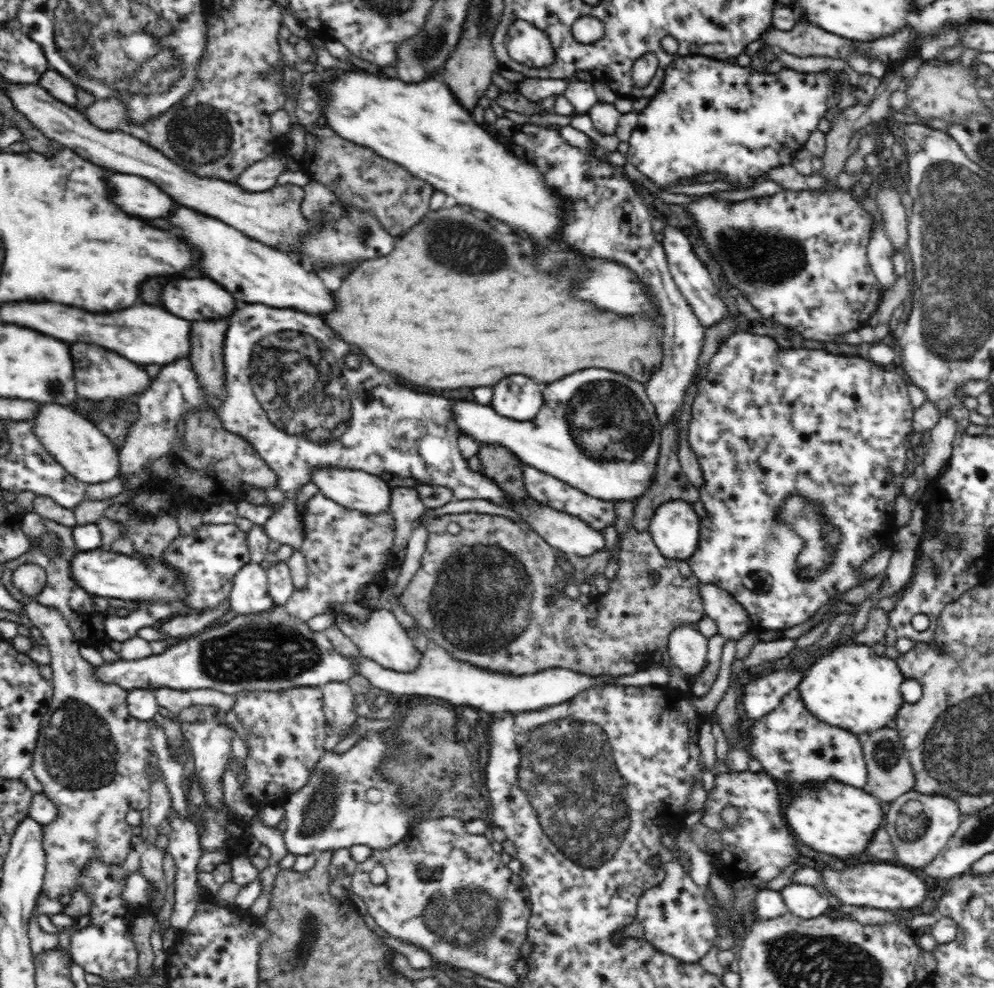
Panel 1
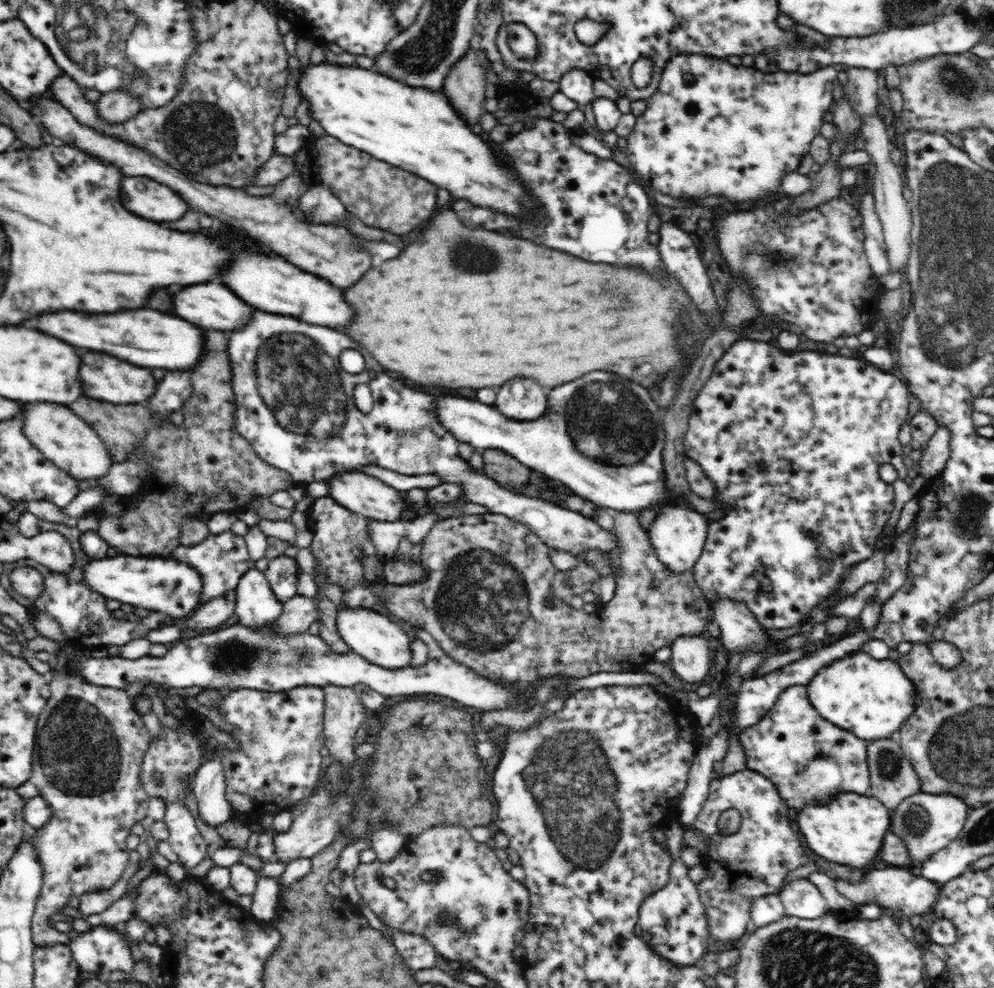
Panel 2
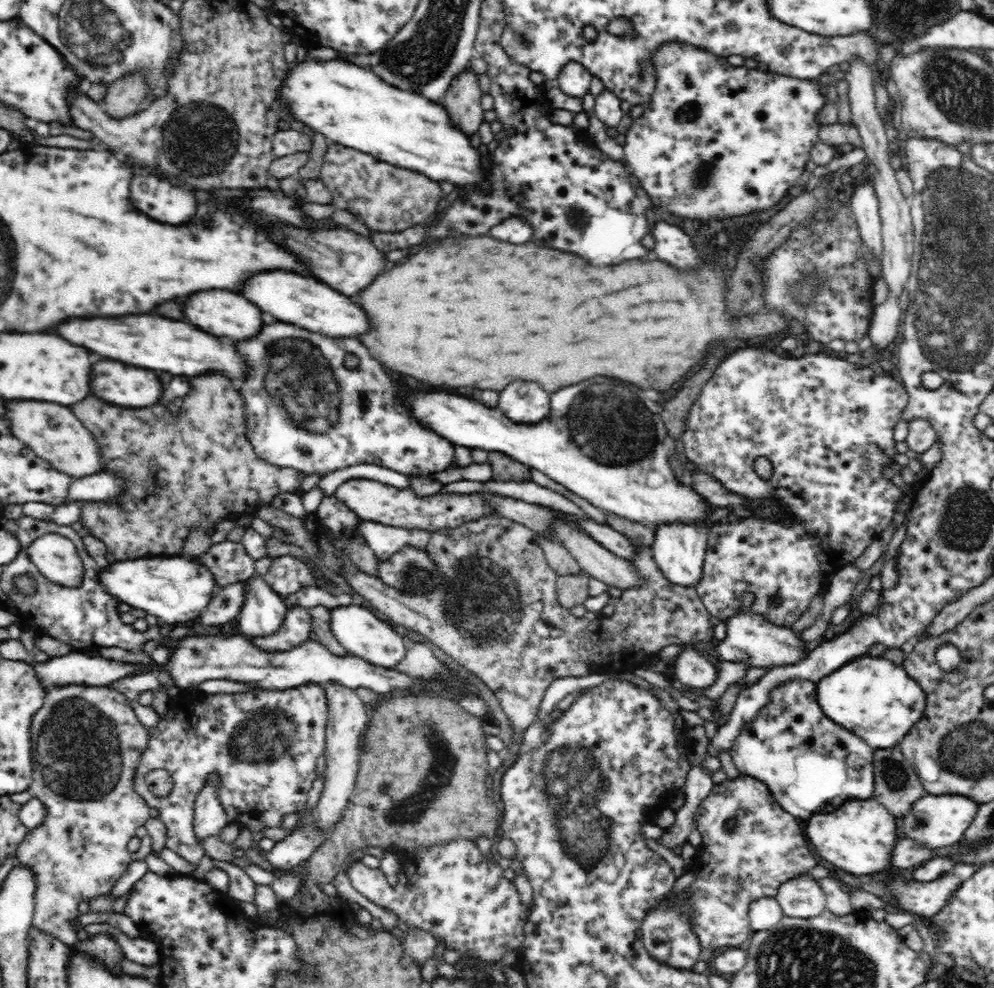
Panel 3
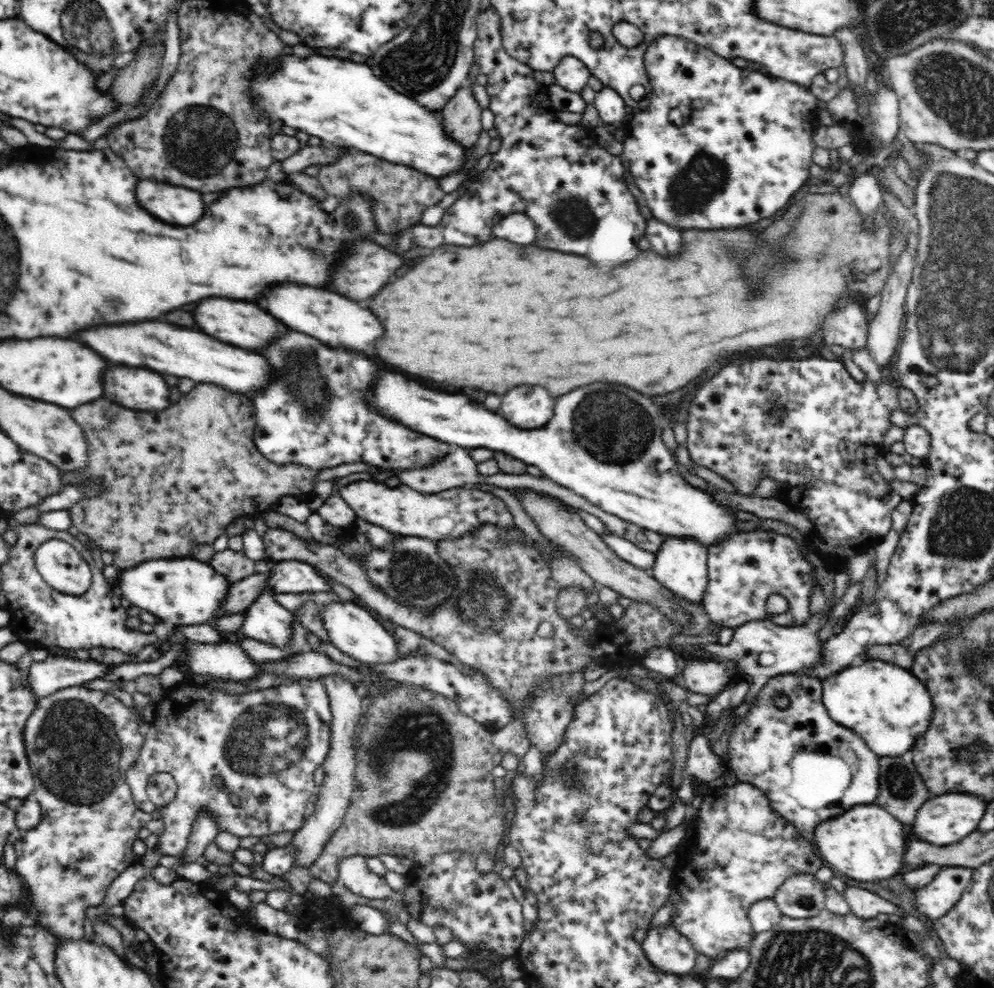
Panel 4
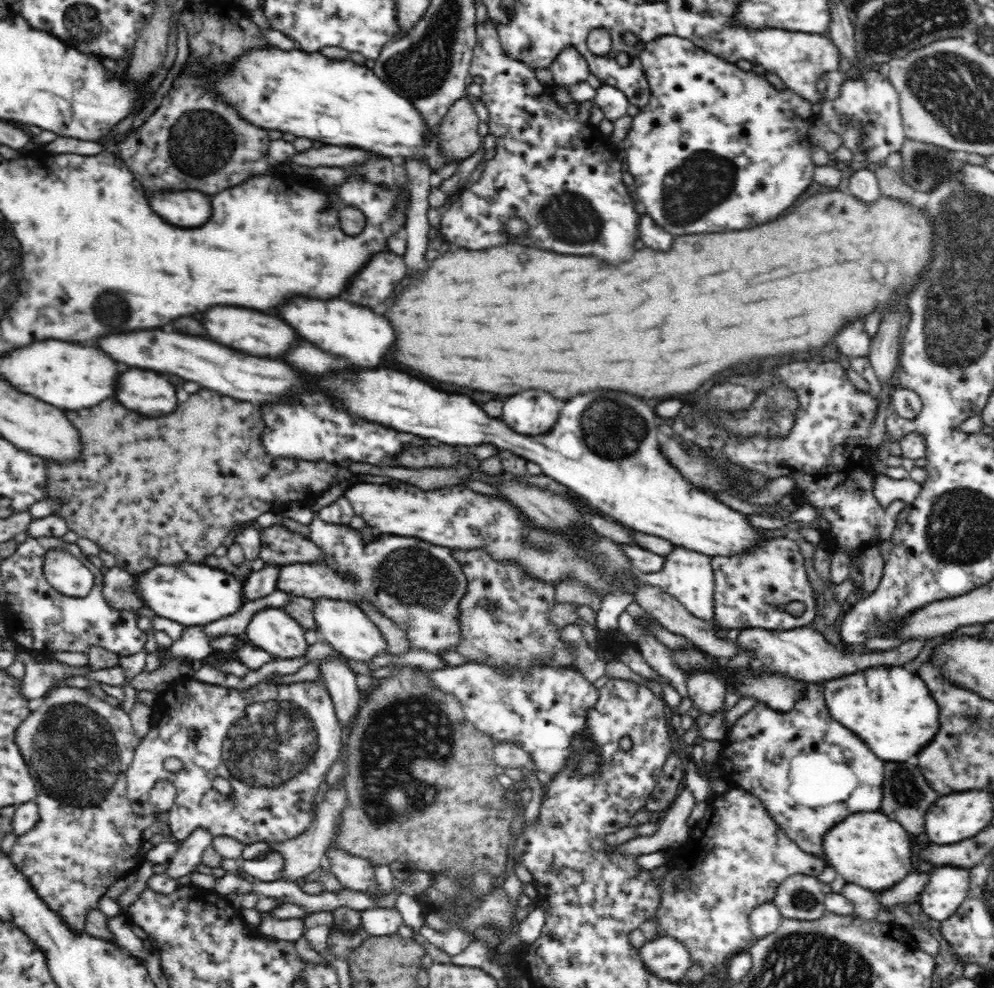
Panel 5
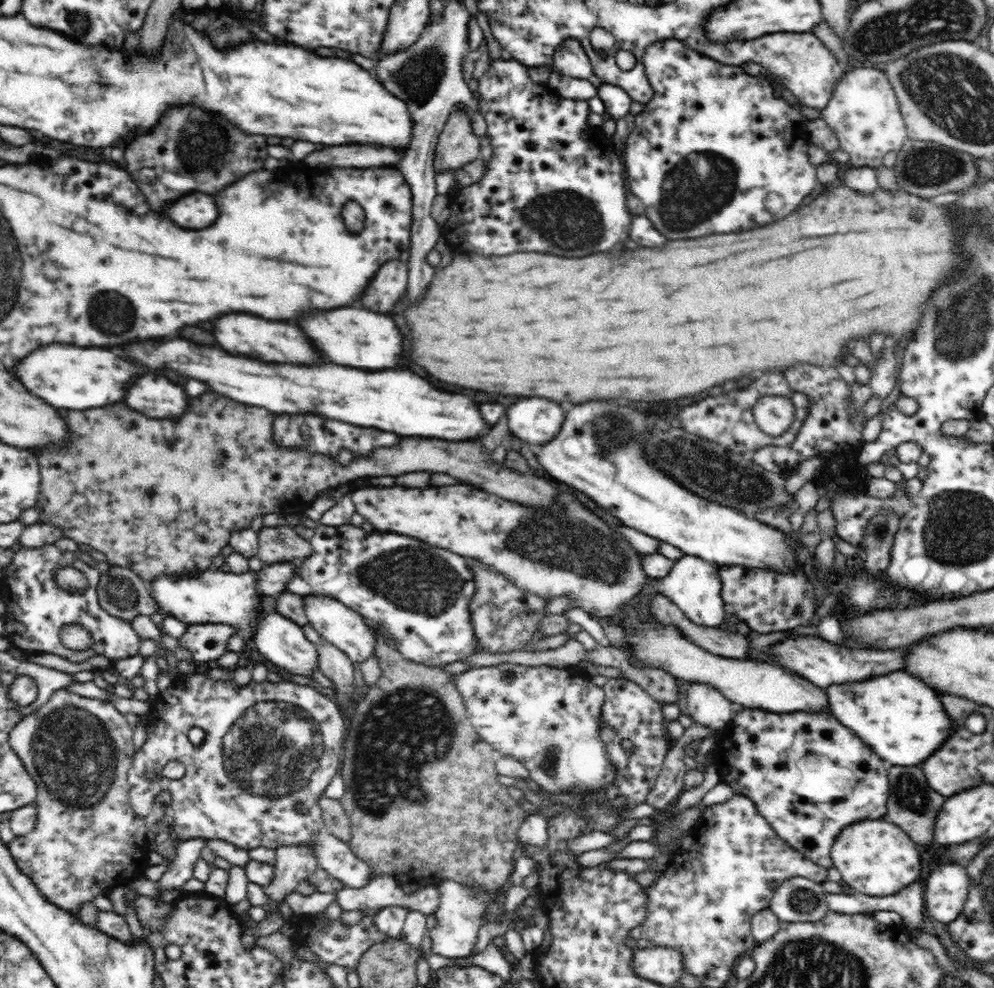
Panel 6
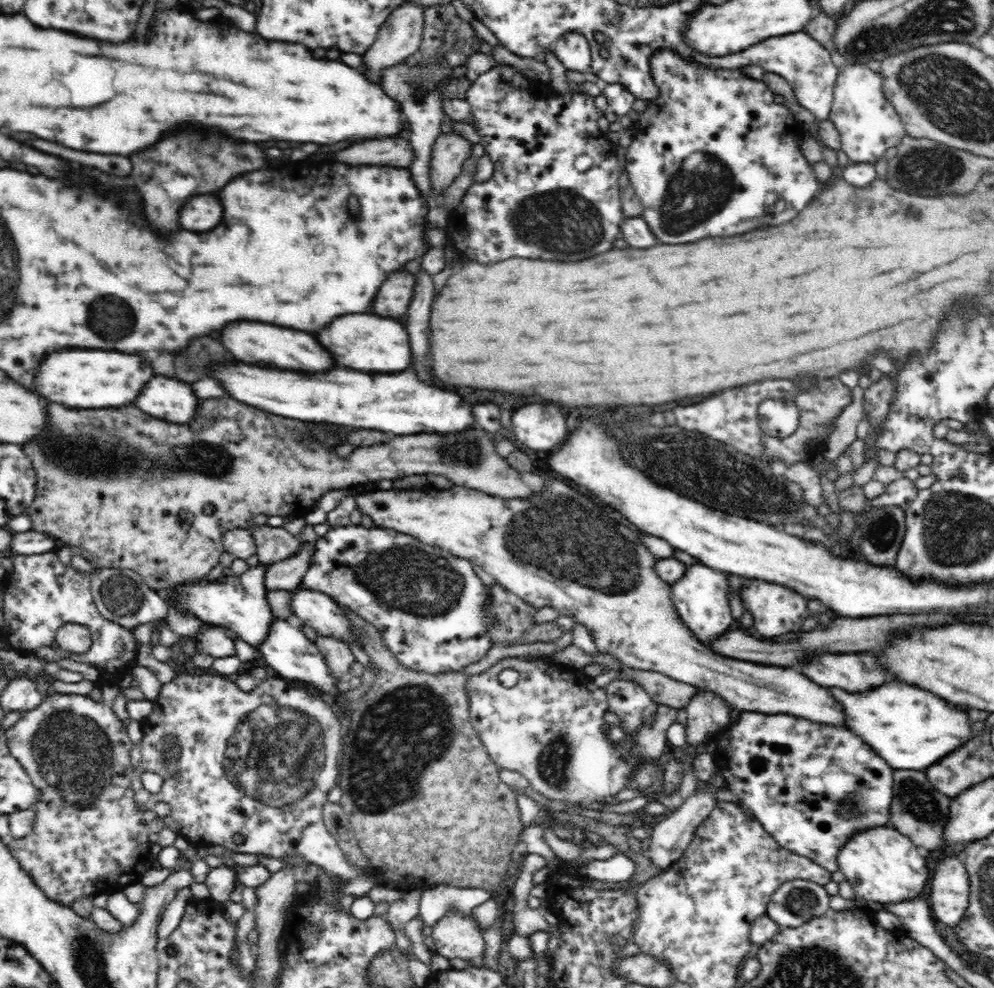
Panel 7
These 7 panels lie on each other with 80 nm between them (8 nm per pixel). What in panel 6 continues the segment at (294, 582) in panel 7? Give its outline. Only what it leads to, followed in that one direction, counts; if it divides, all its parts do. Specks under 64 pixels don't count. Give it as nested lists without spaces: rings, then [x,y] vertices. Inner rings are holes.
[[[297,562],[272,563],[264,565],[256,577],[257,592],[262,596],[280,595],[286,591],[286,584],[292,580]]]

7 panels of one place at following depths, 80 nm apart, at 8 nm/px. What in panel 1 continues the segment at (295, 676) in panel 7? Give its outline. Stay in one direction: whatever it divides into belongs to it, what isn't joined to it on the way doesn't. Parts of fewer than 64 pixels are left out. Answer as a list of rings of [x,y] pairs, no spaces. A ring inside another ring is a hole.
[[[248,562],[242,566],[232,582],[229,604],[236,614],[266,613],[275,608],[275,603],[268,596],[266,569],[259,563]]]

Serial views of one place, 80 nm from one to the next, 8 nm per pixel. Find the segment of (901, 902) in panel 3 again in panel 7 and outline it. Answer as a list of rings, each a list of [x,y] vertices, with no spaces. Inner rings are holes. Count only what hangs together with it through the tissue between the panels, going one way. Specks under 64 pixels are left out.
[[[950,856],[934,870],[930,884],[933,918],[948,926],[956,926],[968,908],[969,875],[961,857]]]

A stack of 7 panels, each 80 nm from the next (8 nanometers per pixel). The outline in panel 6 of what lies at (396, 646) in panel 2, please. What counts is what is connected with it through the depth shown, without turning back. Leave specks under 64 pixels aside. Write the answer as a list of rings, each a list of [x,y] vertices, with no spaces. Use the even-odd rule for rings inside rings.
[[[308,595],[304,598],[304,613],[310,621],[310,626],[326,639],[340,647],[340,650],[351,659],[352,663],[363,663],[376,652],[376,635],[371,623],[350,607],[324,595]]]

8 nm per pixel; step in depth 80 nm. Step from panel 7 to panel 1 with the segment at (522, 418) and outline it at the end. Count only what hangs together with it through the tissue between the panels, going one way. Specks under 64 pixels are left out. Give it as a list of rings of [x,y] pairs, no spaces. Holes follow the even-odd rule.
[[[522,374],[510,376],[494,386],[492,408],[511,422],[522,423],[536,418],[542,404],[544,400],[538,384]]]

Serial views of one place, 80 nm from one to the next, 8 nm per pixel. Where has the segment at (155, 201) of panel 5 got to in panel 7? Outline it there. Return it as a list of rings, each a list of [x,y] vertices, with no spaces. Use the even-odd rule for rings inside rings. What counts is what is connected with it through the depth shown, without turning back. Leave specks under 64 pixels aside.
[[[194,196],[183,204],[184,208],[180,210],[180,222],[182,228],[192,232],[204,232],[216,228],[224,214],[220,200],[214,196]]]

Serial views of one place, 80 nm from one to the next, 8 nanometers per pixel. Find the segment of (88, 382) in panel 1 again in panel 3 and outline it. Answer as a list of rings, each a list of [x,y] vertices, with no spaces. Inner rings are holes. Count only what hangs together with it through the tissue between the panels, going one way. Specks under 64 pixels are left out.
[[[98,360],[98,362],[94,362],[94,368],[92,368],[92,390],[98,398],[102,398],[106,402],[121,407],[144,408],[160,404],[164,389],[158,378],[157,372],[154,374],[150,370],[142,370],[136,366],[124,366],[122,362]]]

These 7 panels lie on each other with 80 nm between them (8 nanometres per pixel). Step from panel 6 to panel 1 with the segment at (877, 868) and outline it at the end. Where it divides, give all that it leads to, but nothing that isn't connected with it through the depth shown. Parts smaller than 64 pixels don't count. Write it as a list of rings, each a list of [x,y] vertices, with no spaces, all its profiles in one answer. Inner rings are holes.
[[[828,780],[824,784],[808,784],[802,788],[788,788],[791,802],[786,807],[786,820],[793,834],[810,848],[821,854],[829,854],[840,860],[846,858],[858,858],[864,854],[866,846],[870,844],[878,828],[883,826],[885,818],[885,806],[876,797],[868,794],[864,789],[842,784],[837,780]]]

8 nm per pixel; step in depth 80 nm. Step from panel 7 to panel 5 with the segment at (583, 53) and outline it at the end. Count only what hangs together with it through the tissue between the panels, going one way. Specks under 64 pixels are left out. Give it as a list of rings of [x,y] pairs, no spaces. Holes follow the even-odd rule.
[[[572,47],[563,48],[549,66],[554,84],[564,88],[577,82],[584,82],[591,76],[588,62]]]

